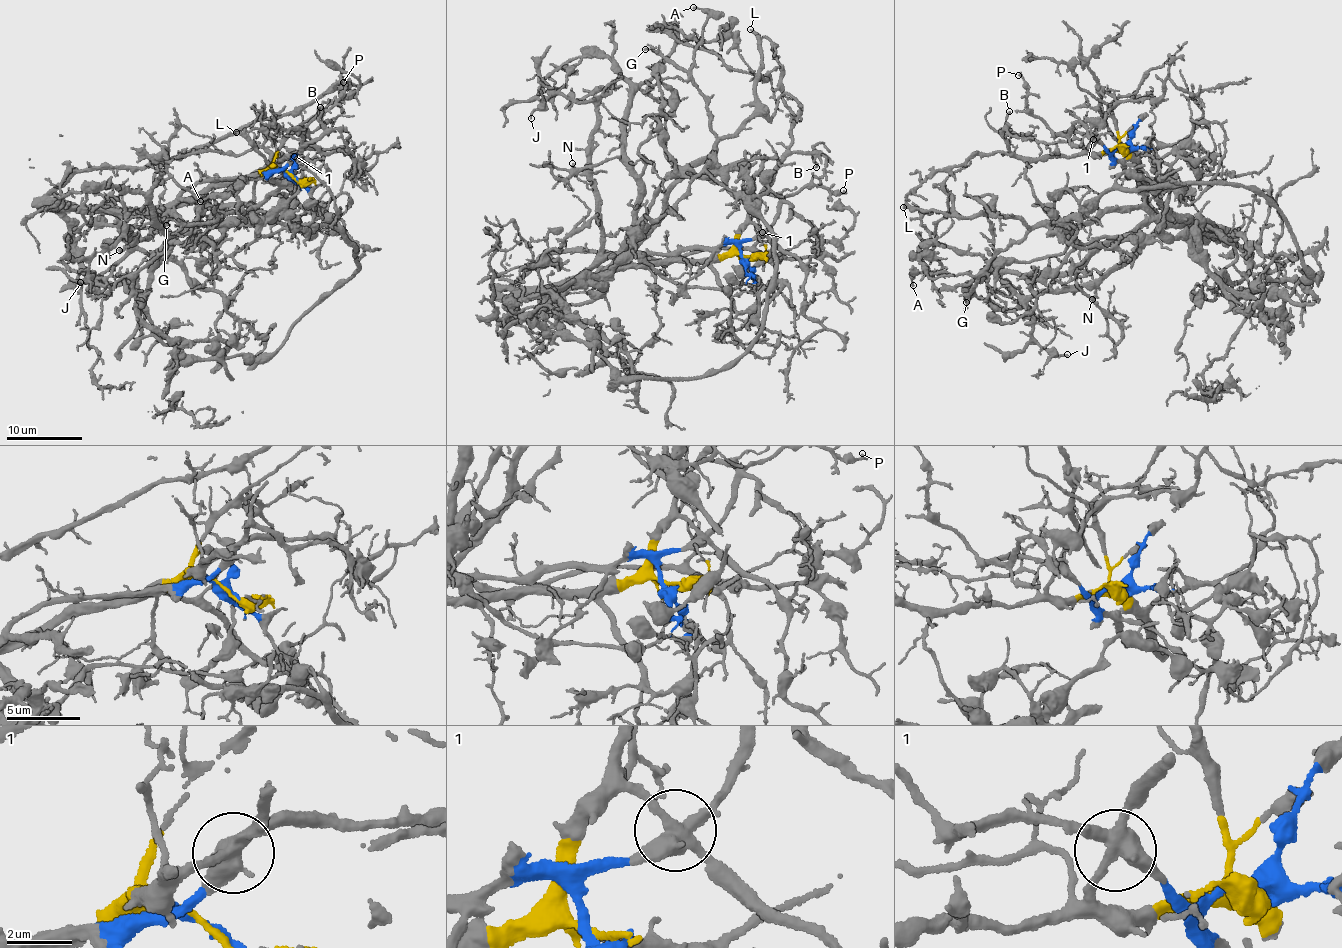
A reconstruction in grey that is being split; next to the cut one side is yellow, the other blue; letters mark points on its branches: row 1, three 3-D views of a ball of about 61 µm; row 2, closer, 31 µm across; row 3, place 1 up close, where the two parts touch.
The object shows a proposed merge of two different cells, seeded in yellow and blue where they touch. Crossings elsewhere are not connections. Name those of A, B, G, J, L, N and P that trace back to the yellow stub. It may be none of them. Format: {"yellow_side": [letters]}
{"yellow_side": ["B"]}

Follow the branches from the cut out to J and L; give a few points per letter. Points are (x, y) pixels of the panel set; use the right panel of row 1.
J: (1123, 147), (1113, 155), (1141, 186), (1158, 224), (1121, 266), (1029, 301), (1033, 339), (1067, 354)
L: (1123, 147), (1113, 155), (1141, 186), (1143, 203), (1084, 223), (1034, 226), (902, 207)

